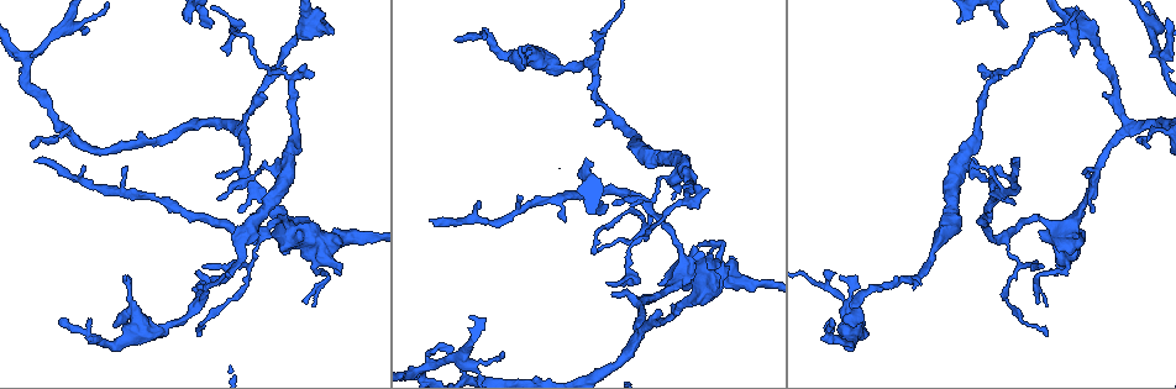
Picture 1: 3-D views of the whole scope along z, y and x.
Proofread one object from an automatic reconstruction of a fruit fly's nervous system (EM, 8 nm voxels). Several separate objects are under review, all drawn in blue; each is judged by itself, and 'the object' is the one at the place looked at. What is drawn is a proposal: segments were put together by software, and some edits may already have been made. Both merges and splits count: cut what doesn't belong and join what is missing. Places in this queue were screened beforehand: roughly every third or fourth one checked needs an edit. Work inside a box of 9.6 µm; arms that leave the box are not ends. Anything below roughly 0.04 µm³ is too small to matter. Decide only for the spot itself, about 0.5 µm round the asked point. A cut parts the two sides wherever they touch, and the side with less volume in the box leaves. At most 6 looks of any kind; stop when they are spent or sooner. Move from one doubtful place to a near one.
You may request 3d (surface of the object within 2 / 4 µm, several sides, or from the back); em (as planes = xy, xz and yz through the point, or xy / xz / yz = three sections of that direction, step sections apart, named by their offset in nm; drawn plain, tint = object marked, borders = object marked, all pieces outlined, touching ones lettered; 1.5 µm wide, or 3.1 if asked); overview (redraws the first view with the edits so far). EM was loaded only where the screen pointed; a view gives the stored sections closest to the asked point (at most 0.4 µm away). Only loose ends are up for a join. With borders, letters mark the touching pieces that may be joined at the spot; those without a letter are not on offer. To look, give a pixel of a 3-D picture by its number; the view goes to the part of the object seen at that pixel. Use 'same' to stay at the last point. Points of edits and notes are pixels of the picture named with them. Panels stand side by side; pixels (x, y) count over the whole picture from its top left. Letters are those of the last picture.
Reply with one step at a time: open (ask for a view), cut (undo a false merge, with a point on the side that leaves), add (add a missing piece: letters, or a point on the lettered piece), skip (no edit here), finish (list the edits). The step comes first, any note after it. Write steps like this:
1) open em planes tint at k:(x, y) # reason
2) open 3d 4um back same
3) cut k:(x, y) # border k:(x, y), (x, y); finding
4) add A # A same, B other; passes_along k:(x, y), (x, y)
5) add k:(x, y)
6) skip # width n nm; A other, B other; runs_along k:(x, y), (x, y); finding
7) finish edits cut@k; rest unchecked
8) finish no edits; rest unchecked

open em planes borders at 1:(848, 316) # branch stops here

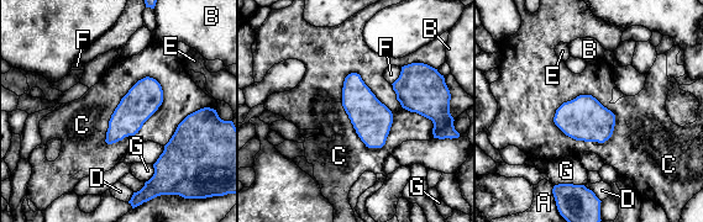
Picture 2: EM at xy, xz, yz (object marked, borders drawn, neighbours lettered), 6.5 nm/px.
skip # longest_contact C 550 nm; A other, B other, C other, D other, E other, F other, G other; border 2:(351, 72), (392, 114), (381, 148); no lettered piece goes on from it

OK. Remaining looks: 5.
open em xy step 4 tint at 1:(597, 123) # an open end

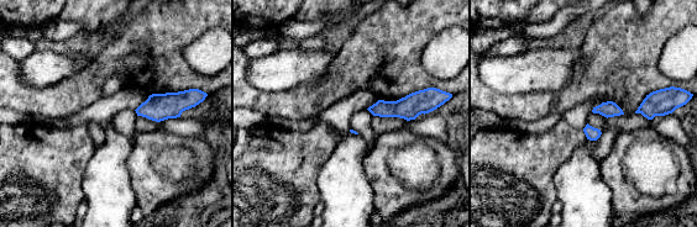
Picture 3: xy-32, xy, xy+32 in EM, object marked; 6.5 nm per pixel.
open em planes borders same

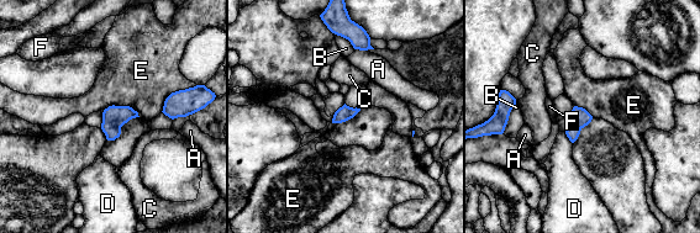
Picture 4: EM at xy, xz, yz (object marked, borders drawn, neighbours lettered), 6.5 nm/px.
skip # longest_contact E 240 nm; A other, B other, C other, D other, E other, F other; border 4:(104, 109), (129, 105), (140, 116); no lettered piece goes on from it

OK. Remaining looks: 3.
open 3d 4um at 1:(523, 196) # tapers out

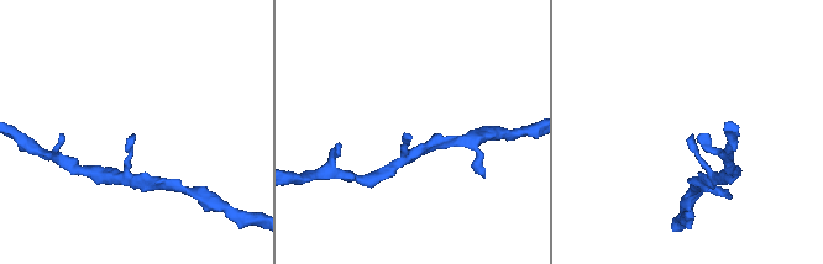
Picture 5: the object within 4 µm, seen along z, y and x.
open em planes plain at 5:(692, 134)

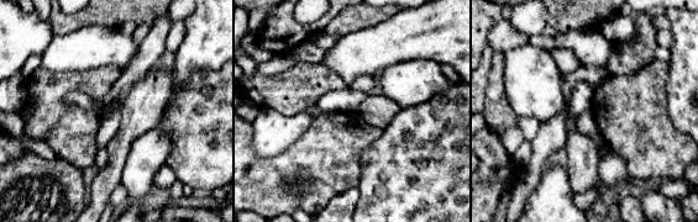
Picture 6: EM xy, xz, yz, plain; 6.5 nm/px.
open em planes borders same

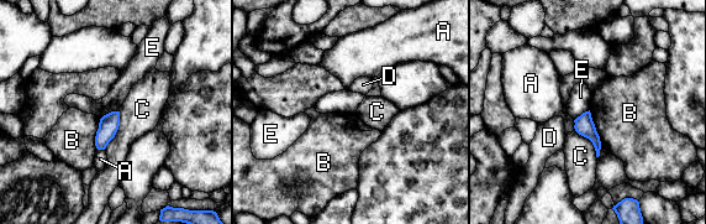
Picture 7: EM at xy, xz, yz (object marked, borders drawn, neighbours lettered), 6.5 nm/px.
skip # A other, B other, C other, D other, E other; none of them fits

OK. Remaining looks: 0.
finish no edits; rest unchecked

